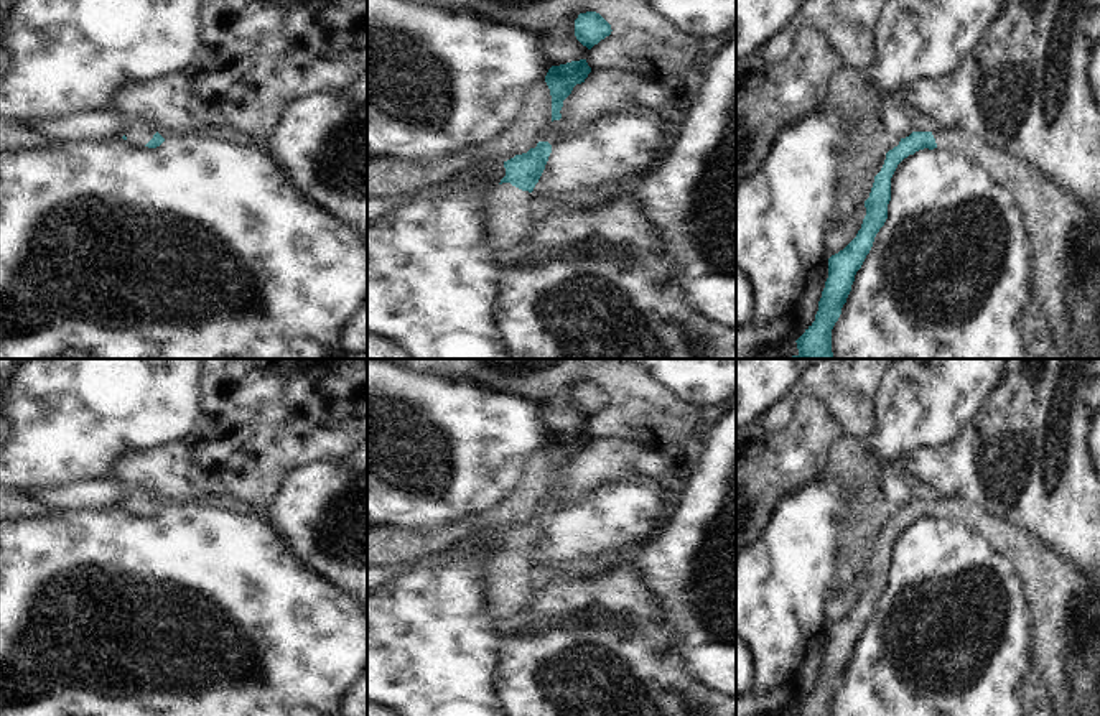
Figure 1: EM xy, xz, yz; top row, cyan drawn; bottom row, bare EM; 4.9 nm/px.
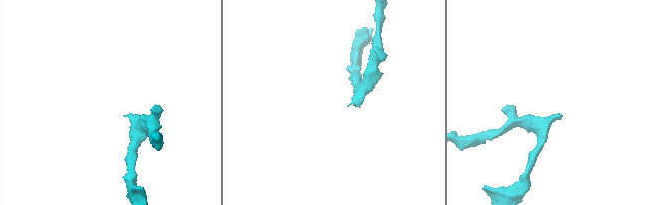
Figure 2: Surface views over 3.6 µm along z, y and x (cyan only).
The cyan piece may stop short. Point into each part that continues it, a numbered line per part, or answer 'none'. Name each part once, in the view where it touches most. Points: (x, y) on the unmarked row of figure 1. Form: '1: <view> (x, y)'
1: xz (509, 578)

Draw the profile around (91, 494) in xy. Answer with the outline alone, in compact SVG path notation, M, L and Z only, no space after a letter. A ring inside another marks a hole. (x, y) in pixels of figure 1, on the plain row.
M119 479L84 481L64 489L31 489L30 492L49 509L102 510L122 507L132 486Z

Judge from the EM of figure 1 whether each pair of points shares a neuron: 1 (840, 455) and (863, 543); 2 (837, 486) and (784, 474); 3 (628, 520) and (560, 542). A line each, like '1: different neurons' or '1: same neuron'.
1: same neuron
2: different neurons
3: same neuron

